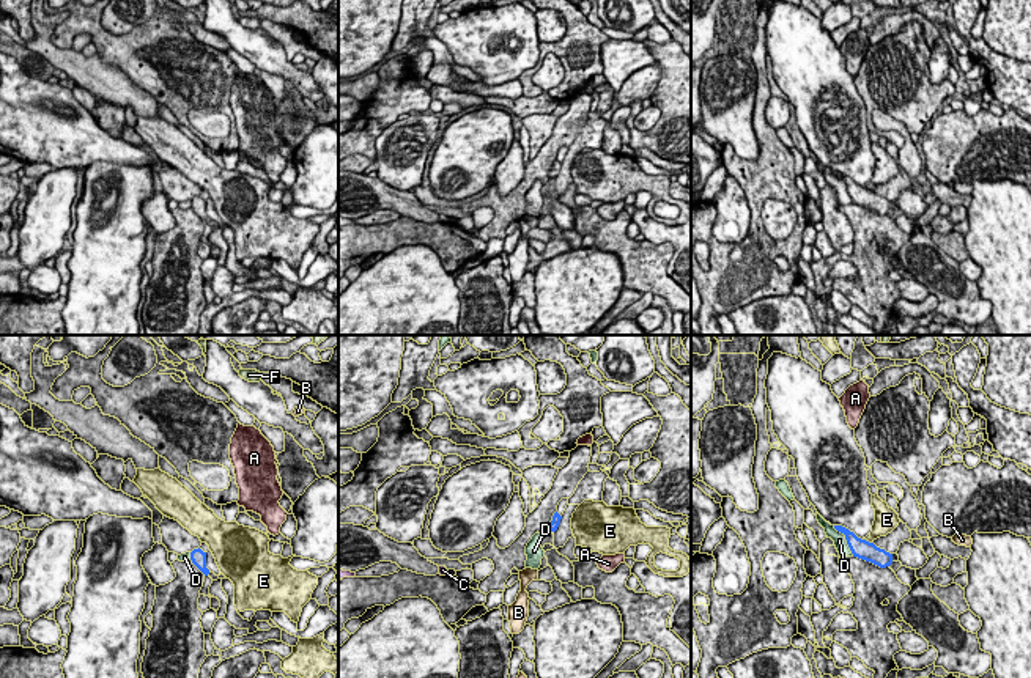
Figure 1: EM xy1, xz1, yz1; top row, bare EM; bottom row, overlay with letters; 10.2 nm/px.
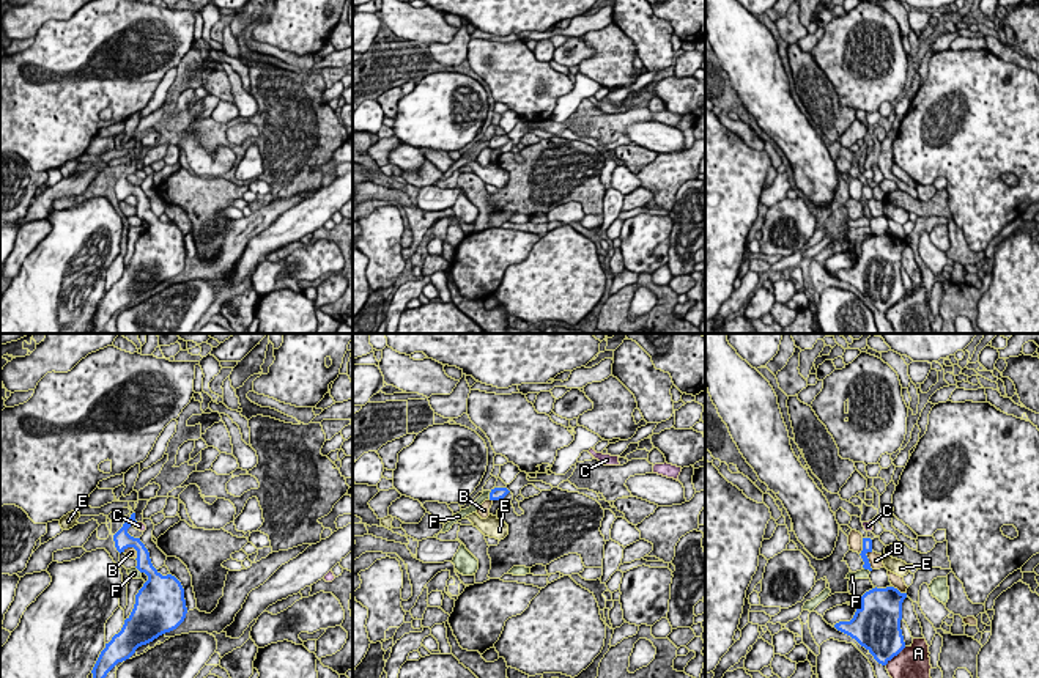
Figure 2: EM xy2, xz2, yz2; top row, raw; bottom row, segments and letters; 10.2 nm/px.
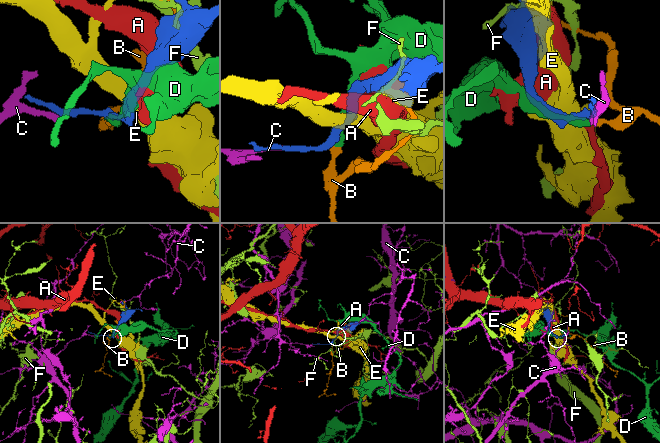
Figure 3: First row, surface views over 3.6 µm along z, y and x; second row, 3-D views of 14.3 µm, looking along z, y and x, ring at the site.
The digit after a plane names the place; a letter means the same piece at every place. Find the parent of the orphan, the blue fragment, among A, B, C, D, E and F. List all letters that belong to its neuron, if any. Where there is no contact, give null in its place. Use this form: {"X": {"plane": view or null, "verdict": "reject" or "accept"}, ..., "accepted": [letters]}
{"A": {"plane": "yz2", "verdict": "reject"}, "B": {"plane": "yz2", "verdict": "reject"}, "C": {"plane": "xy2", "verdict": "reject"}, "D": {"plane": "yz1", "verdict": "reject"}, "E": {"plane": "yz1", "verdict": "reject"}, "F": {"plane": "xz2", "verdict": "reject"}, "accepted": []}

